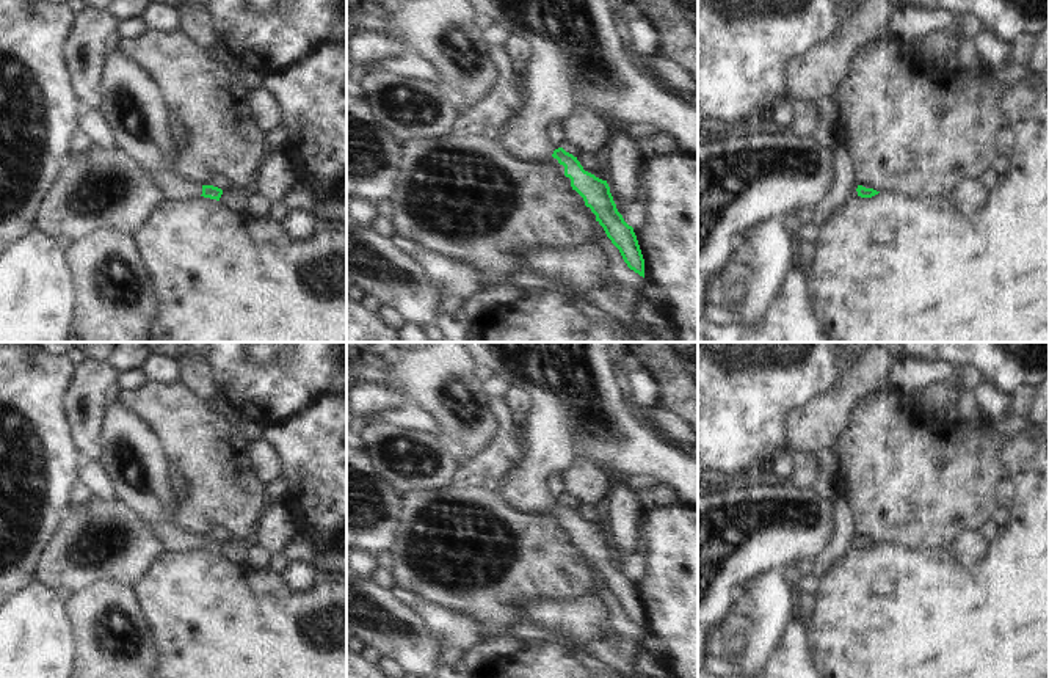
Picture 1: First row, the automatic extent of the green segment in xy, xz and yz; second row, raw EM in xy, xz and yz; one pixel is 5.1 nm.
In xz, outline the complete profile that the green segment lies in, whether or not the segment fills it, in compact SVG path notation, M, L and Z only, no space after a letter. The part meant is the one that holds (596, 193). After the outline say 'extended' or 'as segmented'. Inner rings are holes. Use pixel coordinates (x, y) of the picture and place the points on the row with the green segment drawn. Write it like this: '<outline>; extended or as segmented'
M470 0L472 11L480 17L492 19L492 25L506 35L524 39L532 55L525 61L525 74L519 78L521 104L514 116L497 130L495 141L521 160L554 157L564 166L564 176L571 179L571 187L585 201L585 206L596 215L596 221L604 228L607 237L619 250L630 270L644 278L644 259L633 232L623 215L618 212L607 180L596 177L583 170L577 157L563 148L555 149L547 138L549 126L561 126L572 118L579 108L588 108L596 116L610 119L623 126L649 126L659 133L670 137L679 151L698 155L698 104L665 86L643 63L633 64L629 53L623 49L616 28L610 17L607 0Z; extended

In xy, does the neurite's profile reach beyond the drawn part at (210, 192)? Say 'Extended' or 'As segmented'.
Extended.

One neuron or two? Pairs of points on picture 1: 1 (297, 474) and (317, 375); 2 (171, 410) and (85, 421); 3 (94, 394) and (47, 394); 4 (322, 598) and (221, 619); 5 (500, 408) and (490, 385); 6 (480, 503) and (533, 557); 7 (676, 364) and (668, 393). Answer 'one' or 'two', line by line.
1: two
2: two
3: two
4: one
5: one
6: one
7: one

